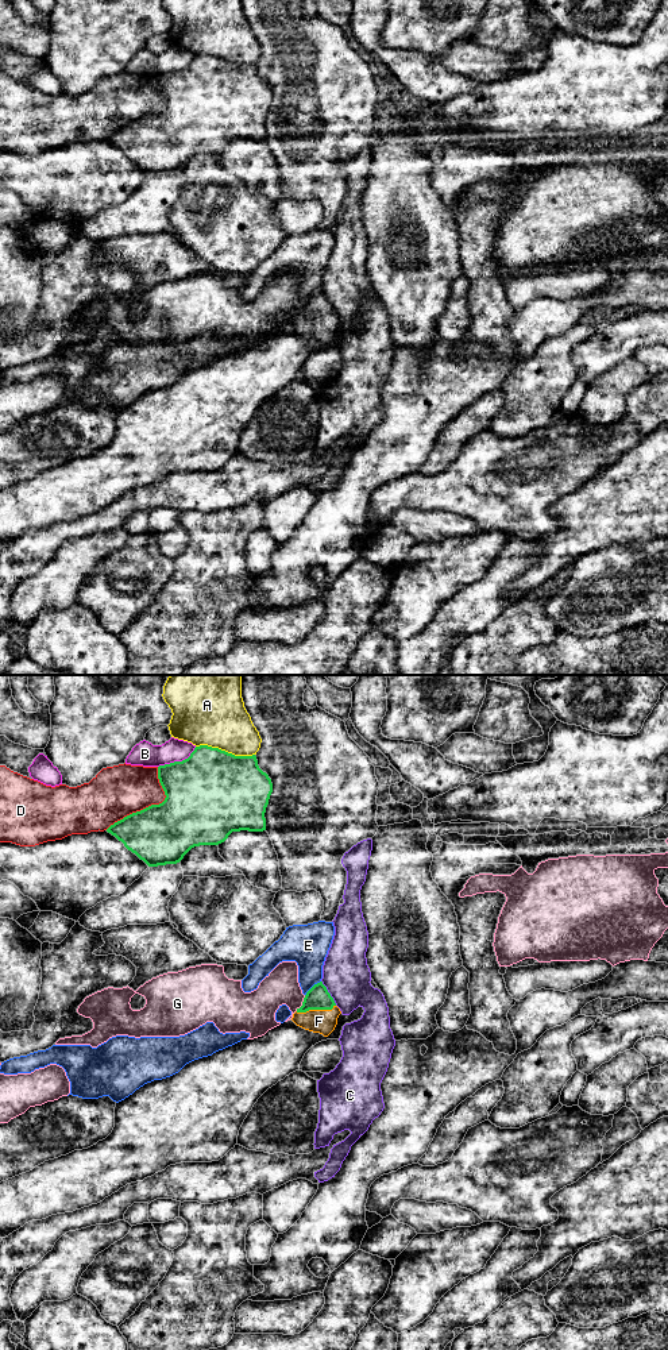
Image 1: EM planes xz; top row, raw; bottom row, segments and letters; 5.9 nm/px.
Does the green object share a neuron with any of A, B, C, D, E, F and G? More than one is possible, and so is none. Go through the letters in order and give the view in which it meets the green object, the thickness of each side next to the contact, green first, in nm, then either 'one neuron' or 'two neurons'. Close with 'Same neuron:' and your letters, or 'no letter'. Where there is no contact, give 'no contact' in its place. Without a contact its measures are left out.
A: contact in xz; calibres 500 and 340 nm; two neurons
B: contact in xz; calibres 480 and 150 nm; two neurons
C: contact in xz; calibres 140 and 280 nm; two neurons
D: contact in xz; calibres 380 and 300 nm; two neurons
E: contact in xz; calibres 140 and 240 nm; two neurons
F: contact in xz; calibres 140 and 140 nm; one neuron
G: contact in xz; calibres 140 and 200 nm; two neurons
Same neuron: F

